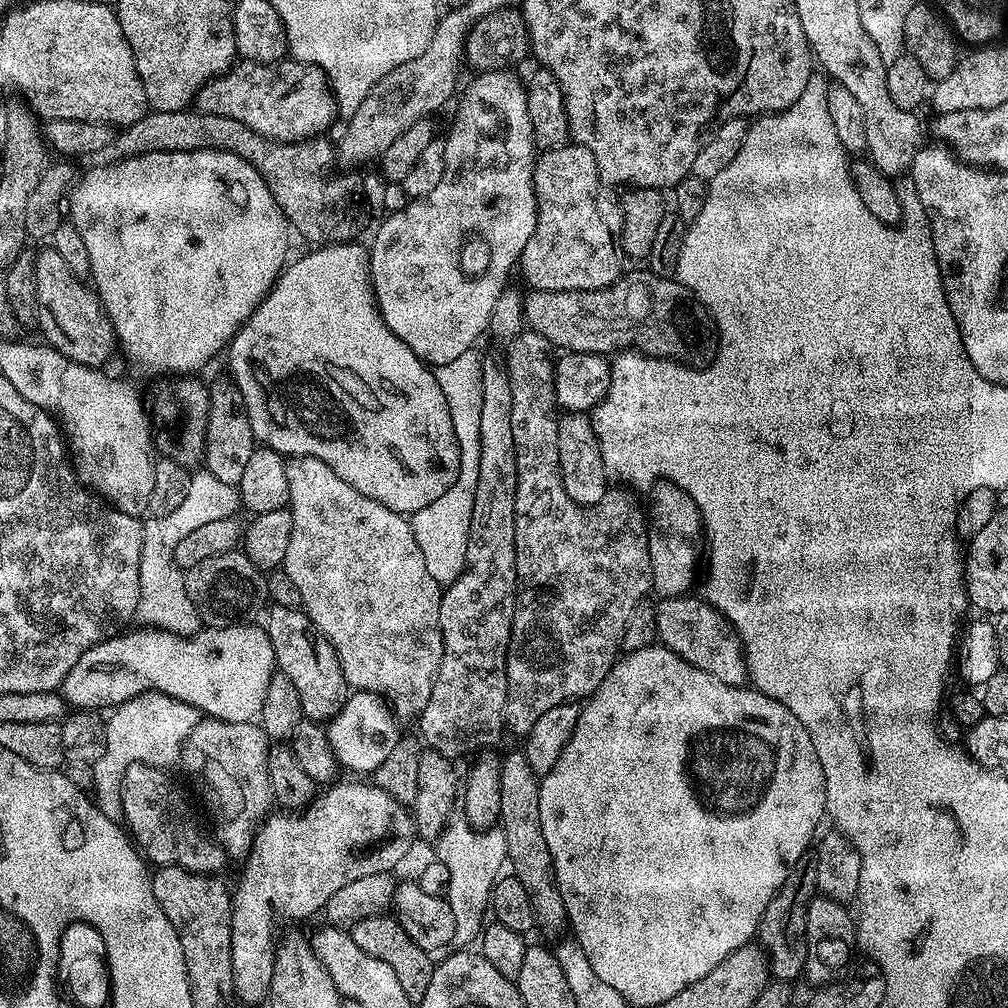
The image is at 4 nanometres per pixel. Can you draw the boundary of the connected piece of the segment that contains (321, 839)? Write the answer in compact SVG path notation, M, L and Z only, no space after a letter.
M375 783L335 784L325 787L321 796L320 793L313 795L299 810L276 810L280 812L273 811L265 816L252 838L252 846L243 861L244 873L232 892L230 962L234 970L236 998L241 1002L256 1004L268 996L278 947L276 911L301 912L304 916L323 913L326 902L330 902L330 897L342 890L342 886L366 878L366 874L391 873L392 868L403 862L412 843L417 843L416 822L411 811Z

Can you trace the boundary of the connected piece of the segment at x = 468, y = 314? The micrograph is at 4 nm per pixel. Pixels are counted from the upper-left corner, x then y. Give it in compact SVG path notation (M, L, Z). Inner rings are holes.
M505 70L502 72L481 72L475 78L476 81L469 86L459 97L460 100L460 122L456 130L451 134L450 140L445 139L444 145L444 173L442 182L430 192L428 196L413 199L407 204L404 210L392 215L385 215L384 221L380 224L380 229L376 232L376 237L370 243L370 255L368 265L372 271L372 292L376 295L376 305L390 330L410 350L414 350L416 357L421 360L425 366L439 366L454 362L454 358L459 358L462 354L473 351L477 347L476 339L483 332L489 331L488 323L490 314L494 314L494 305L498 302L498 294L509 287L510 280L508 275L519 265L520 255L524 253L526 242L536 229L536 191L532 175L536 165L538 149L536 143L532 140L532 127L530 126L530 110L528 109L528 89L523 79L519 80L515 76L515 71Z

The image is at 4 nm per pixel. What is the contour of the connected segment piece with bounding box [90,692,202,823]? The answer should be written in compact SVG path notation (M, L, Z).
M144 692L124 704L118 704L111 709L104 726L106 738L106 750L102 758L92 765L91 795L97 806L102 810L106 818L119 823L123 816L120 806L120 783L122 774L132 764L149 764L155 768L171 769L180 758L180 752L184 744L190 738L194 726L200 723L202 713L189 704L183 704L163 696L160 692Z

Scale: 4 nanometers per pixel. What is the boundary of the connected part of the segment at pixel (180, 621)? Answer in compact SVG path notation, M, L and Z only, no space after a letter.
M204 470L204 480L195 480L196 484L200 484L200 488L196 488L192 496L186 494L186 498L171 514L143 521L140 597L136 614L145 625L165 628L168 632L181 634L201 631L202 625L198 610L186 594L185 569L176 562L176 545L172 542L172 536L180 536L180 532L184 532L184 512L228 512L228 508L239 509L241 507L239 491L234 487L228 492L232 485L226 482L216 484L216 481L218 478L208 480L208 472Z

